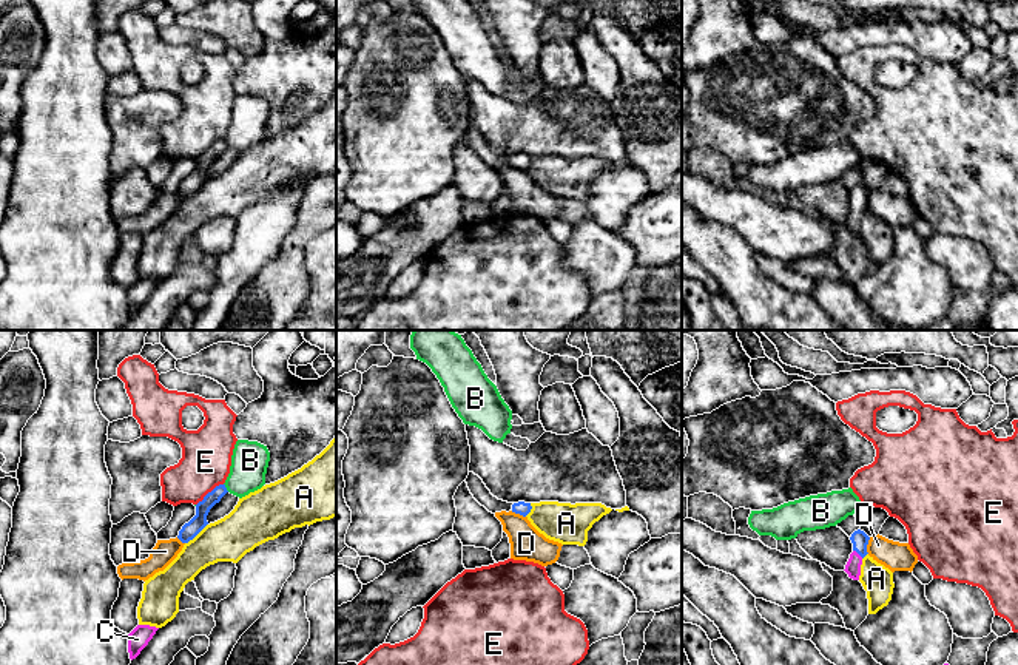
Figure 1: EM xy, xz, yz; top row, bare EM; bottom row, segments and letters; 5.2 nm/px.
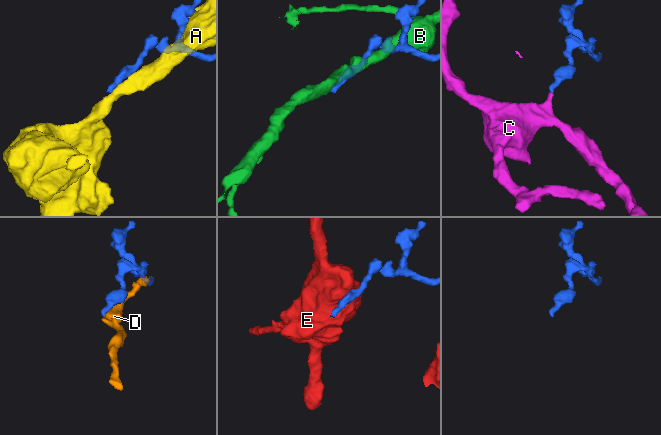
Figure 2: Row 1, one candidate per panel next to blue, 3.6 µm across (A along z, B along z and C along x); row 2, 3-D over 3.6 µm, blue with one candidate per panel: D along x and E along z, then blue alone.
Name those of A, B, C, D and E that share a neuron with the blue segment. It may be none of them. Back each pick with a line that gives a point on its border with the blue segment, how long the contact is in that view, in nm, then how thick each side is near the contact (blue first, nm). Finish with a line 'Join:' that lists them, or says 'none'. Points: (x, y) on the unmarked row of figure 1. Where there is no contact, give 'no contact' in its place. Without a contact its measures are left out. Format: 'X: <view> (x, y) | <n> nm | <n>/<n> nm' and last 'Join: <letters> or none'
C: yz (858, 207) | 70 nm | 90/80 nm
Join: C

